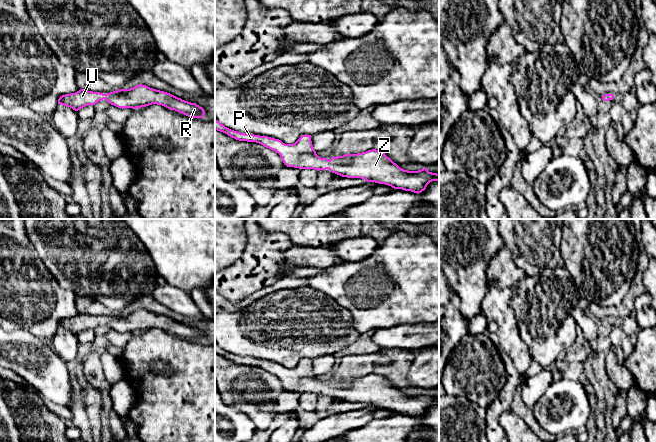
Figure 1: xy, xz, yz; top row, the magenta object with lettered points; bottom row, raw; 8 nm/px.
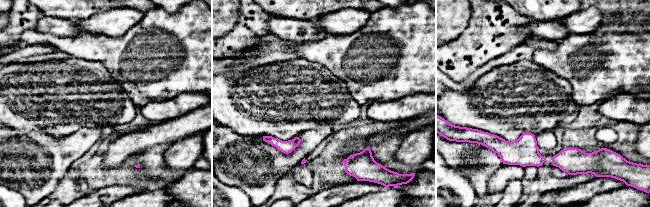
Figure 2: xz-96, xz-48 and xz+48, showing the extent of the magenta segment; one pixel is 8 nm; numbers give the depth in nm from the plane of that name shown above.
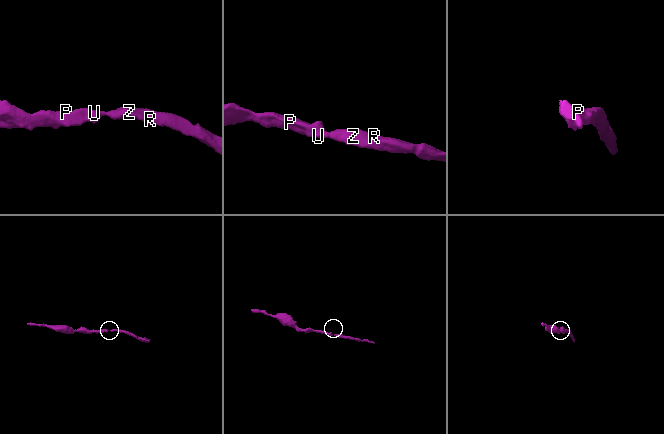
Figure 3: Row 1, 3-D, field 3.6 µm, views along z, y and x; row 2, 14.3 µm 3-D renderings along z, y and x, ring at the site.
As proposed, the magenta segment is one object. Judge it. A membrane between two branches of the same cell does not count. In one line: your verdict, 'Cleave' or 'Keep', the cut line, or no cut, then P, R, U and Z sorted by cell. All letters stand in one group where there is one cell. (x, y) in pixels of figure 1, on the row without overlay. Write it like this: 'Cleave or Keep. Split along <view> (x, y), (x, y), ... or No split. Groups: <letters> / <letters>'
Keep. No split. Groups: P R U Z

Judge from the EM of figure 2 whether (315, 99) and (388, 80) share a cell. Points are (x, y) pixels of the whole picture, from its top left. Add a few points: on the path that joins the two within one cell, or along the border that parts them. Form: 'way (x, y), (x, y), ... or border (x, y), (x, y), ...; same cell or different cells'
border (332, 73), (344, 83), (351, 97), (360, 106); different cells

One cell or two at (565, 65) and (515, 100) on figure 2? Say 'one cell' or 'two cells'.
two cells

